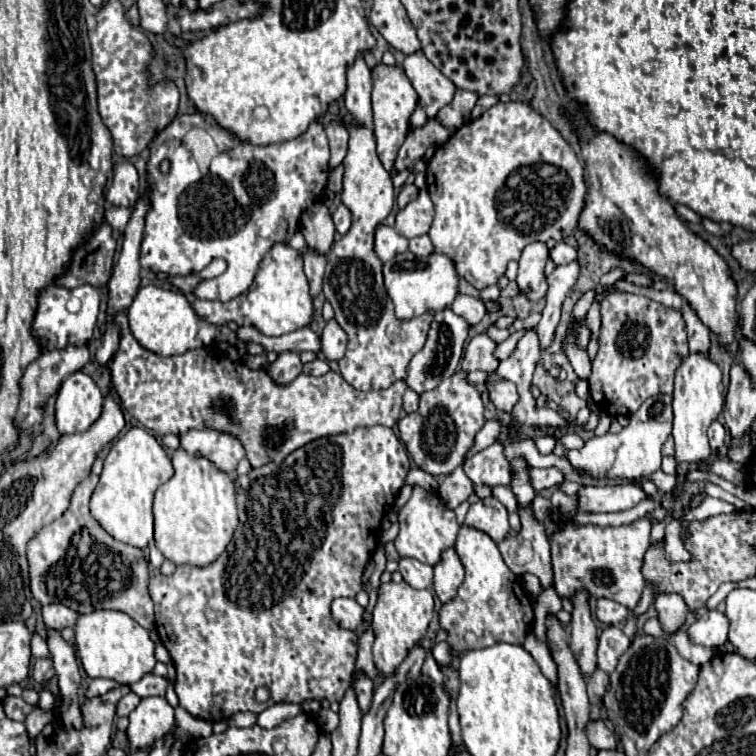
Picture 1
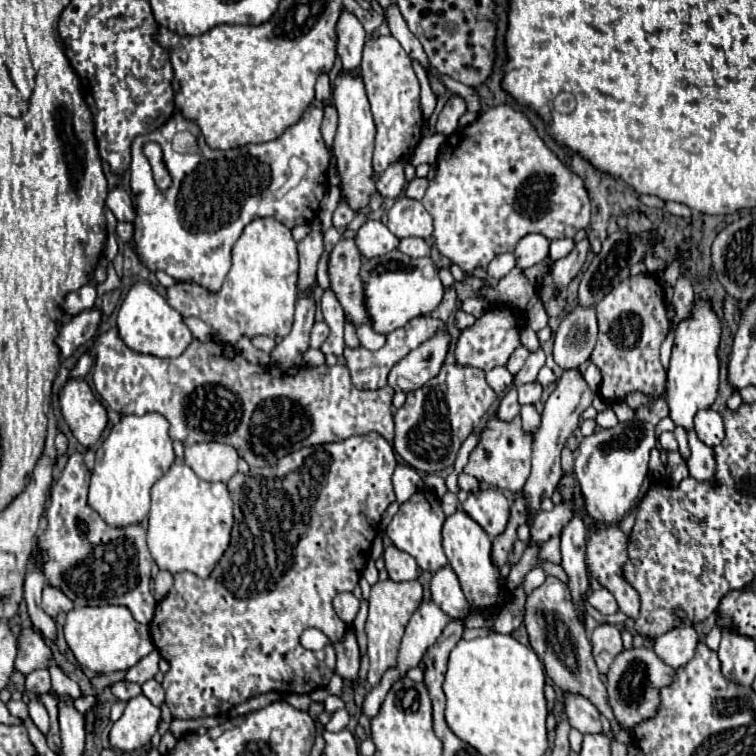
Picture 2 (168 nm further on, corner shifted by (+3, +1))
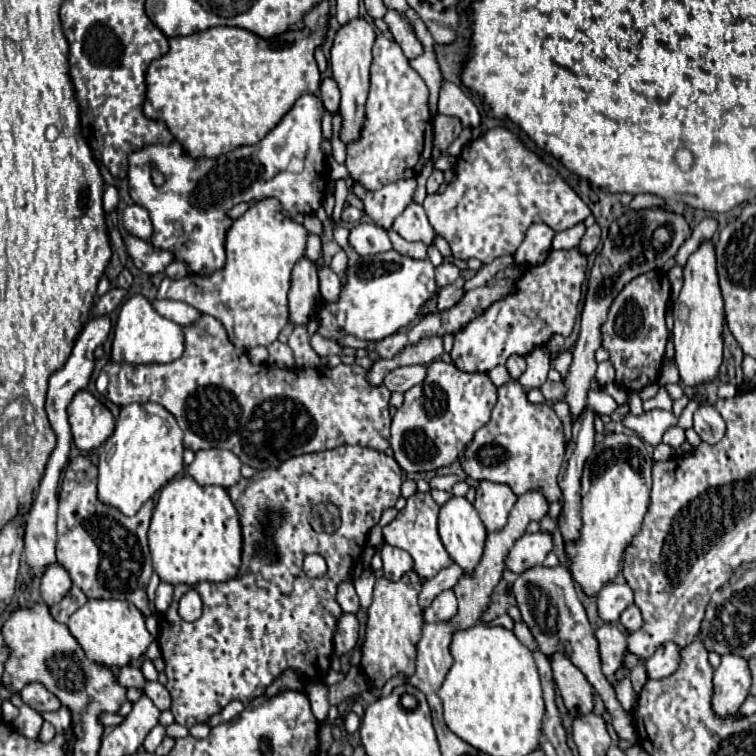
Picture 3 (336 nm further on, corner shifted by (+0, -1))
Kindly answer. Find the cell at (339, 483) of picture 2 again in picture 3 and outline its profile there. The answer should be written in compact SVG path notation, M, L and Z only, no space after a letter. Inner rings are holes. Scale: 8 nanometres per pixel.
M339 446L339 448L333 448L333 450L325 450L325 452L317 452L317 454L303 454L303 456L295 456L295 458L289 458L285 460L281 466L277 468L267 468L267 470L257 470L253 478L241 478L237 484L233 484L227 492L229 492L229 498L231 502L235 504L237 512L239 512L239 520L241 520L241 528L243 528L243 564L237 572L235 578L227 580L227 582L219 582L219 584L213 584L213 582L201 582L197 586L187 586L187 584L179 584L175 586L175 594L173 594L173 604L169 606L167 614L161 616L161 632L159 632L159 646L161 646L161 656L165 660L165 674L167 674L167 690L171 692L171 698L173 698L173 704L171 704L171 712L175 716L175 722L181 724L181 726L195 726L195 724L203 724L207 722L213 714L219 714L231 700L241 700L243 704L249 704L249 700L261 696L267 686L279 678L279 674L287 668L293 668L297 670L299 674L303 674L303 678L307 678L307 682L319 682L327 676L327 670L329 670L329 658L333 654L333 632L337 628L337 620L341 618L341 606L337 604L335 600L335 590L337 590L337 584L341 580L351 580L349 578L349 570L355 562L359 562L361 558L361 552L363 552L363 546L365 546L365 540L367 540L367 534L369 530L379 522L381 518L381 512L387 510L387 508L393 508L397 498L401 496L401 468L399 464L393 460L393 456L387 456L385 452L377 452L373 448L363 448L363 446ZM319 502L331 502L339 508L341 512L341 526L333 532L333 534L325 534L325 532L315 532L311 526L309 526L309 514L311 514L311 508ZM307 554L321 554L327 562L327 574L321 576L321 578L309 578L305 572L303 572L303 558ZM195 588L203 600L203 616L195 622L185 622L179 614L177 614L177 604L181 600L181 596Z

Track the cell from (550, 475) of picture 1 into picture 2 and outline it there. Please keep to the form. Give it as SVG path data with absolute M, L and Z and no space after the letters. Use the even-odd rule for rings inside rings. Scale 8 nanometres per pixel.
M492 414L490 420L486 422L486 430L482 432L480 438L482 440L472 450L464 472L478 478L480 482L486 482L486 484L500 488L500 490L512 490L512 492L522 490L526 484L526 478L530 476L532 436L522 432L520 416L514 418L512 422L502 422L502 420L496 420L496 416Z

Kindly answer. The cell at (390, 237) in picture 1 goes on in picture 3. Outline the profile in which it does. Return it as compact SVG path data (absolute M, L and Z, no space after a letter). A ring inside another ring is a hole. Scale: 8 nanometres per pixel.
M357 224L351 228L349 244L359 256L367 254L379 254L391 250L391 240L383 228L377 228L375 224Z

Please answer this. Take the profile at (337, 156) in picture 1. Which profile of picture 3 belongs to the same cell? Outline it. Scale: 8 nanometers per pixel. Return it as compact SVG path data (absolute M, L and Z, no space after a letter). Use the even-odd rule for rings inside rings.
M325 78L321 82L321 102L325 104L325 108L335 114L335 110L339 108L339 88L337 88L337 82L333 78Z

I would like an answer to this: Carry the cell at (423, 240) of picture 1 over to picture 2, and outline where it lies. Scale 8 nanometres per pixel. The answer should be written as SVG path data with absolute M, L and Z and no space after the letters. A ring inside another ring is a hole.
M402 238L398 250L404 252L404 254L408 254L408 256L412 256L412 258L430 256L430 246L426 244L424 238Z

